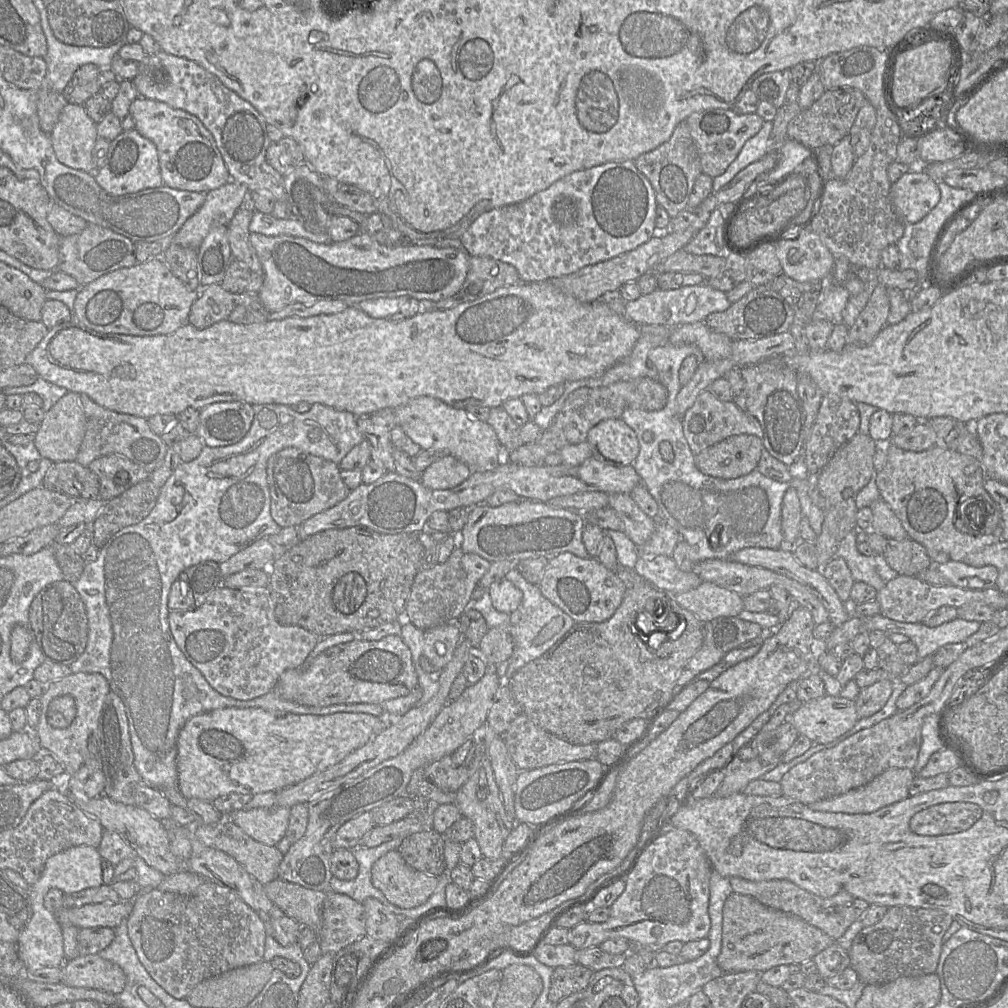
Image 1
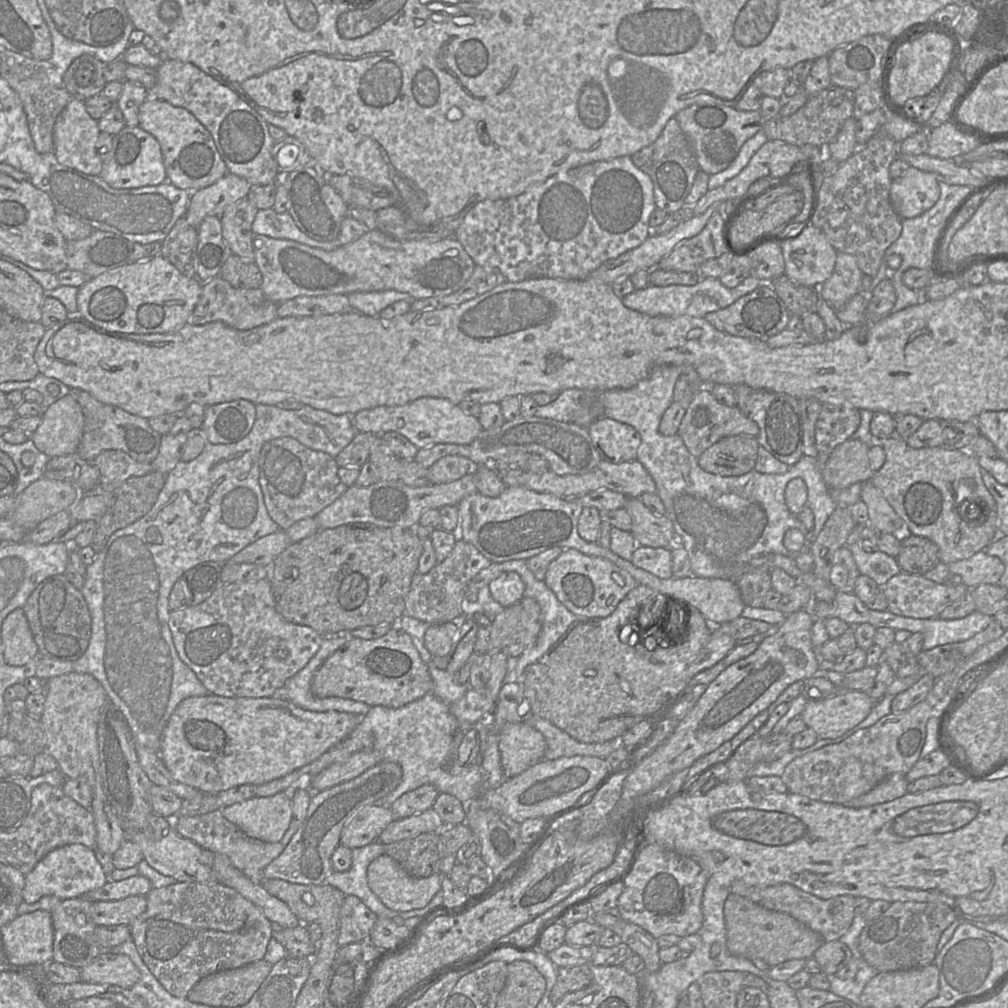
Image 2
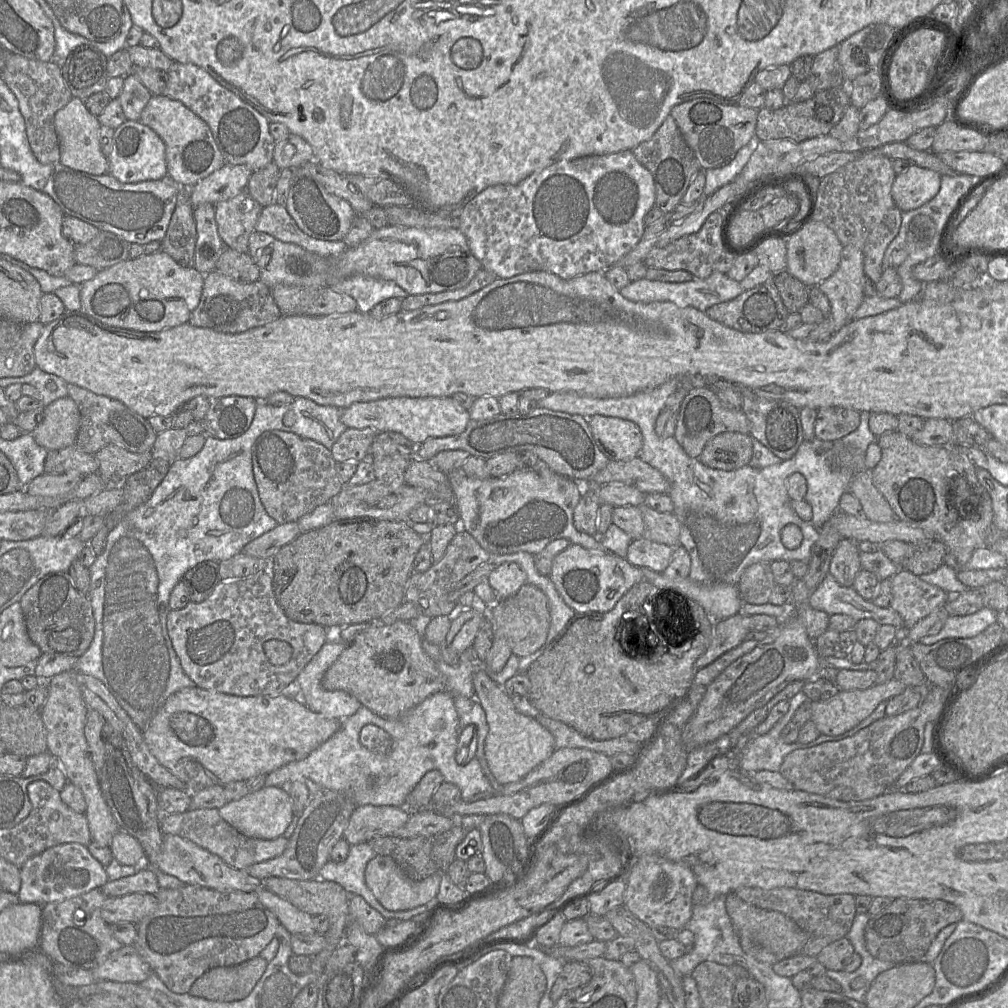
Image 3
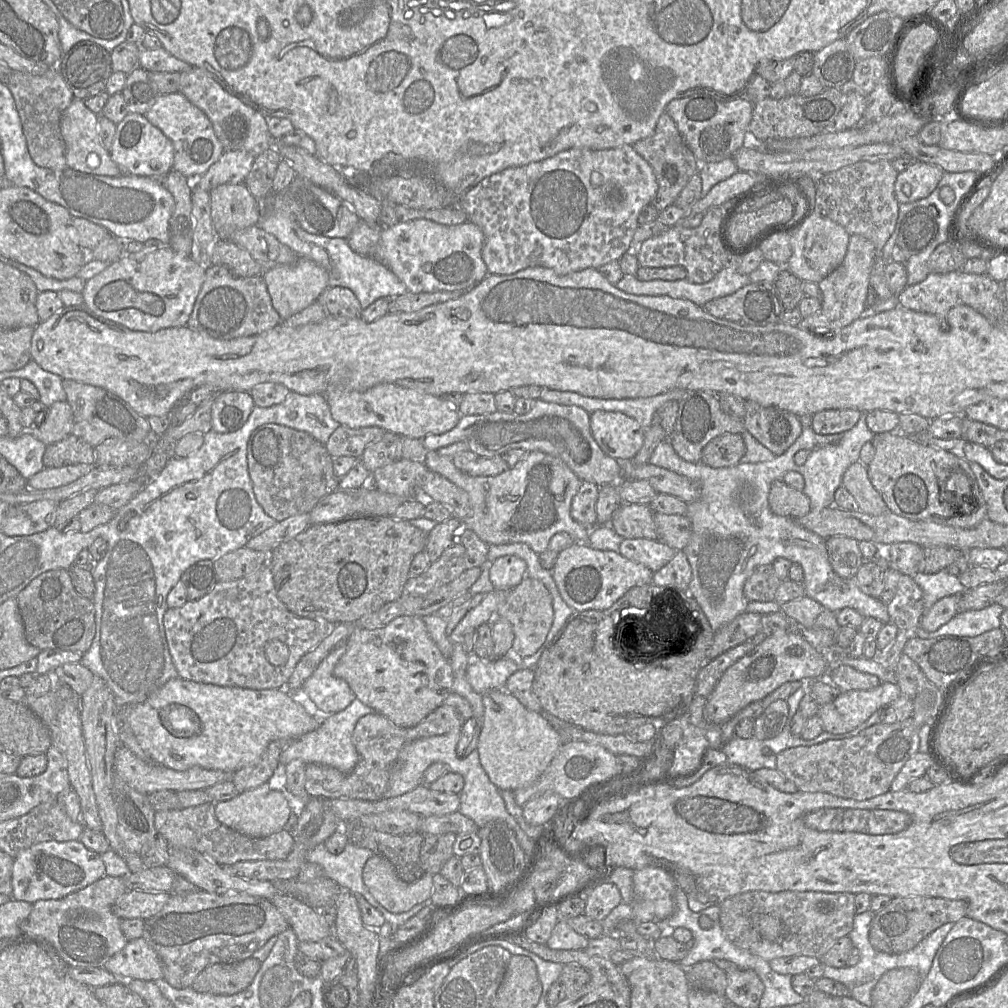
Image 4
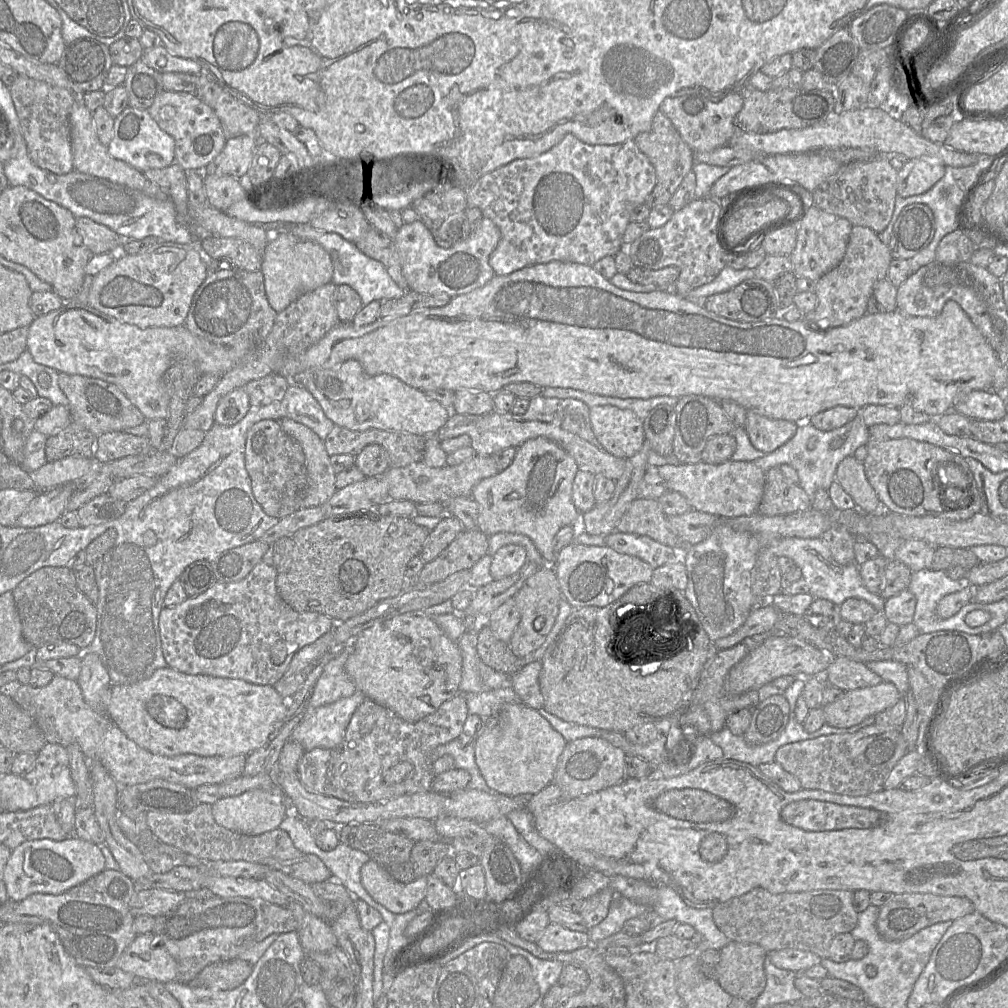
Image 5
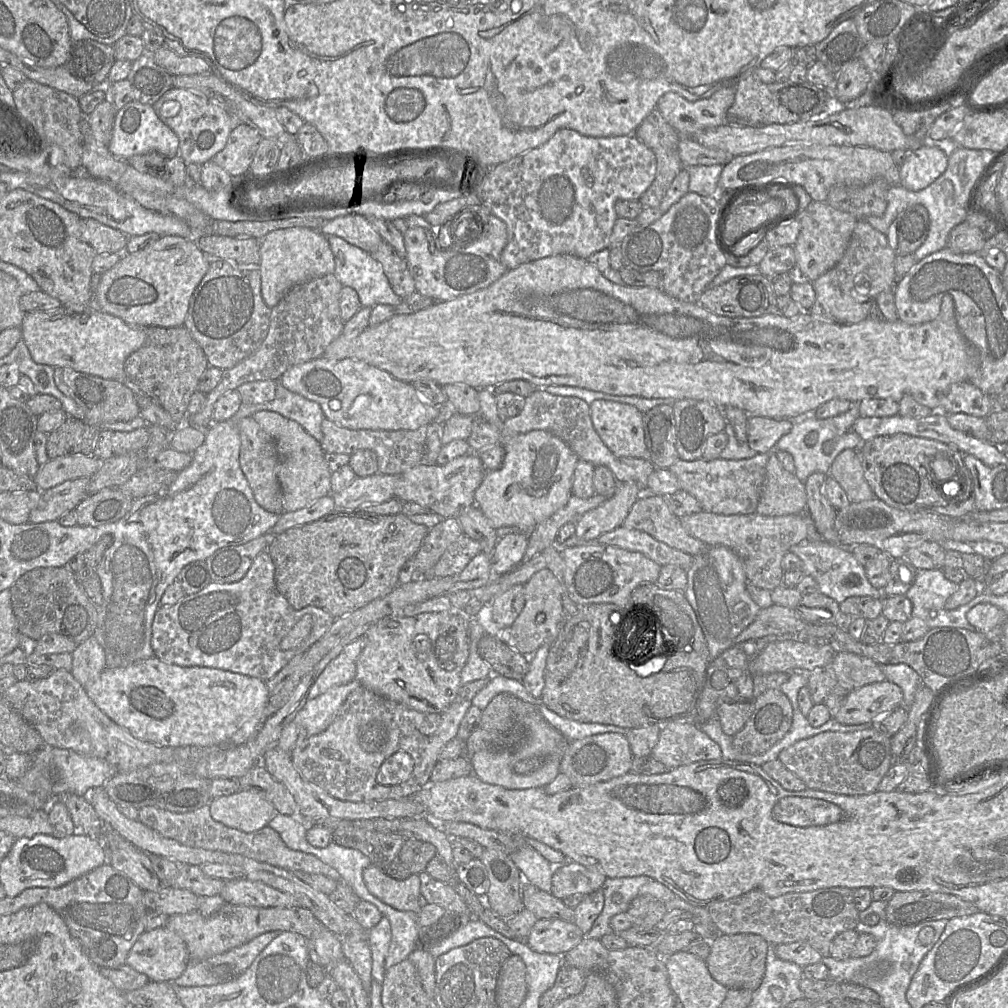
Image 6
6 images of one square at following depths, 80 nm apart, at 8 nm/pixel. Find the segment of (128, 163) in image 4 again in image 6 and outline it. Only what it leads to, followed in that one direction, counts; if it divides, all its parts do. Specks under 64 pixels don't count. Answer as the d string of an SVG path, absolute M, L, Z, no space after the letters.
M133 100L117 111L107 147L113 156L122 160L149 152L157 152L170 159L178 155L179 139L175 132L159 119L152 105Z

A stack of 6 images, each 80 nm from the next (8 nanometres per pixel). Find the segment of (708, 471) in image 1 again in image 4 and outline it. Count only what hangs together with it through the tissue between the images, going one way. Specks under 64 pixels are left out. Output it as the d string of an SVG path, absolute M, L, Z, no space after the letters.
M723 433L711 439L703 448L701 462L713 467L731 467L740 463L746 452L741 434Z

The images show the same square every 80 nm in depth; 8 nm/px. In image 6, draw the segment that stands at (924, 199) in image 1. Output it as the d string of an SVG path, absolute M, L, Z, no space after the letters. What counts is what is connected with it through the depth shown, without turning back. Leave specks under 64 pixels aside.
M930 142L910 151L900 166L901 185L911 191L927 188L945 172L949 153L946 145Z

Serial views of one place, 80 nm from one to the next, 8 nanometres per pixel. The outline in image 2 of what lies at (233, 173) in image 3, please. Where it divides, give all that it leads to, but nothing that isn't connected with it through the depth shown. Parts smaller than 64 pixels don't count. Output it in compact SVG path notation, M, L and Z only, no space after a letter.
M227 173L212 185L190 193L186 220L198 229L205 217L220 218L228 205L247 198L250 187L244 178Z

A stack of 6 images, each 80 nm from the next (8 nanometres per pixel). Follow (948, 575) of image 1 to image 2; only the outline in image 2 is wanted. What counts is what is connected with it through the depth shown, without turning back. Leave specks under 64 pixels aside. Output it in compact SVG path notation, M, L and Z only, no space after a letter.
M979 551L972 557L948 564L952 575L961 578L961 582L969 589L980 584L997 584L1004 572L1004 564L995 556Z

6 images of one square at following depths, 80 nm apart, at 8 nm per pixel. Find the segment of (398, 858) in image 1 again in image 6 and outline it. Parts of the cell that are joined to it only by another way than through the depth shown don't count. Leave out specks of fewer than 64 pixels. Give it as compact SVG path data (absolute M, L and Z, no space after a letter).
M372 864L364 869L363 880L368 891L383 903L399 911L420 912L421 881L418 874L397 880Z

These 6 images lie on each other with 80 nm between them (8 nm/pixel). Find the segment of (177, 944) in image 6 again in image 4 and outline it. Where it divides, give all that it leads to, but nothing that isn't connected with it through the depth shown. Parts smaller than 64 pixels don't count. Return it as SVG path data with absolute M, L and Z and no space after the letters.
M143 937L128 941L120 952L105 963L104 968L120 980L164 979L162 962Z

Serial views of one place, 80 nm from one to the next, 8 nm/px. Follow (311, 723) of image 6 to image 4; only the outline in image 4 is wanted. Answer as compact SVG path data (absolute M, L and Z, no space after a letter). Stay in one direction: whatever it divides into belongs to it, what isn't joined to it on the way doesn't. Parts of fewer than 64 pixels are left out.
M355 698L344 710L321 716L319 726L298 739L289 741L281 752L279 763L286 766L294 759L300 759L305 764L316 763L333 767L343 773L351 772L358 763L358 753L352 742L353 731L357 721L370 713L375 712L372 708L366 706L358 698Z

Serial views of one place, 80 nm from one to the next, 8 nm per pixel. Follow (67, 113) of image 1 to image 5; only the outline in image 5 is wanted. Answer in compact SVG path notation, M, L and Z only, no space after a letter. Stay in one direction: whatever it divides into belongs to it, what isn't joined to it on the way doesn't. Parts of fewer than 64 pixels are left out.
M77 99L71 108L69 122L74 167L73 170L138 190L145 195L158 200L169 198L164 190L148 180L142 172L138 171L122 160L113 158L109 154L107 146L104 146L98 139L93 124L92 112L82 103L80 99Z

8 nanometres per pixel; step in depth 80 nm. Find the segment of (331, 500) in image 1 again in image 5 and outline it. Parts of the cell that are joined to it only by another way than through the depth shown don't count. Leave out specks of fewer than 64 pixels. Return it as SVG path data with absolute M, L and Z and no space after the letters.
M261 420L257 423L255 423L247 432L246 435L246 444L245 444L245 468L247 470L247 473L251 480L251 488L252 493L256 499L256 501L259 503L259 505L262 507L263 511L272 517L275 517L277 519L281 519L294 511L298 510L299 508L309 508L309 507L301 507L301 498L303 496L304 490L307 485L307 471L306 471L306 465L305 465L305 455L303 453L302 447L299 444L297 440L295 440L293 437L286 434L279 423L276 420Z

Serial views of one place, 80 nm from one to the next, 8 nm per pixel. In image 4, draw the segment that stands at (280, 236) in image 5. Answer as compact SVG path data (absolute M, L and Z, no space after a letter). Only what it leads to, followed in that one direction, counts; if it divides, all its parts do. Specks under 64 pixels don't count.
M299 258L291 265L277 265L265 272L263 278L271 297L272 305L282 320L302 311L315 302L328 287L327 272L307 258Z

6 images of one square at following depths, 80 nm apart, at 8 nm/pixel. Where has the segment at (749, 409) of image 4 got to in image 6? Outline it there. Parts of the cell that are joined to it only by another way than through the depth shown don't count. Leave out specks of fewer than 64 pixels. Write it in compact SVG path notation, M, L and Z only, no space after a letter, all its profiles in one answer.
M748 416L747 442L757 453L768 453L782 436L791 431L793 425L789 419Z

